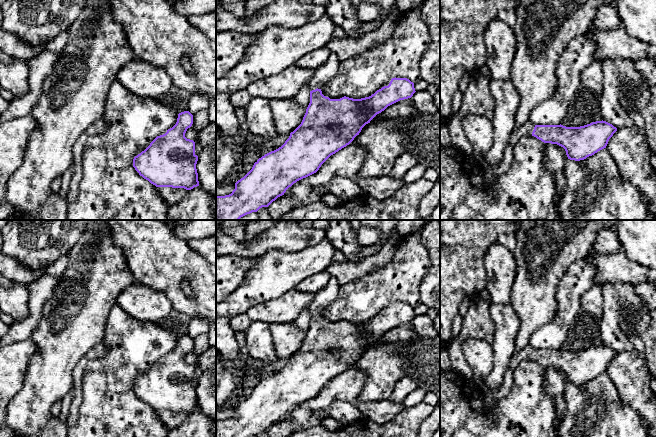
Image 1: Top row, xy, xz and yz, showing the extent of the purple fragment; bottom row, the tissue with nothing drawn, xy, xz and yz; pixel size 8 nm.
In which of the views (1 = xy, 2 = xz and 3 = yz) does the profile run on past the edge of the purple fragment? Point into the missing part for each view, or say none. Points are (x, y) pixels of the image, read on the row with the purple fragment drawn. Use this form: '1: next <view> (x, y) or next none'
1: next none
2: next xz (324, 73)
3: next yz (525, 130)

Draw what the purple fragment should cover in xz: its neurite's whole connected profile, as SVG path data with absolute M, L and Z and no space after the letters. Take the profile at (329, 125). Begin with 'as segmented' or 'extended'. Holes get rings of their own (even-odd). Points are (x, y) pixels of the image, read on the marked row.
extended; M331 53L324 64L314 69L315 73L309 81L310 103L301 124L281 147L259 158L252 169L235 183L231 194L216 196L216 220L239 220L262 207L268 207L294 183L316 173L331 155L349 145L377 114L400 100L411 98L416 92L414 83L409 79L395 77L388 86L369 97L330 99L322 94L321 88L337 75L338 65L337 55Z

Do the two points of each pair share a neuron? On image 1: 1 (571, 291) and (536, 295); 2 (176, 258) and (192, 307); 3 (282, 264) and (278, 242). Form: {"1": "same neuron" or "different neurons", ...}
{"1": "different neurons", "2": "same neuron", "3": "different neurons"}

